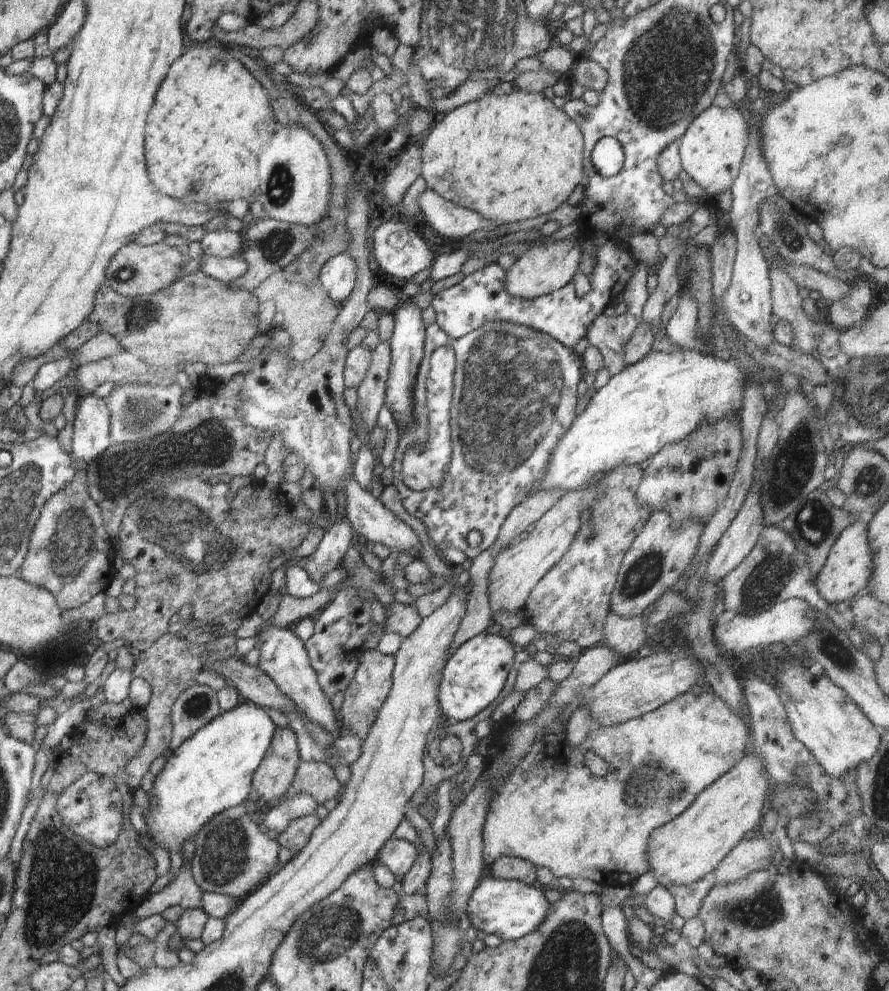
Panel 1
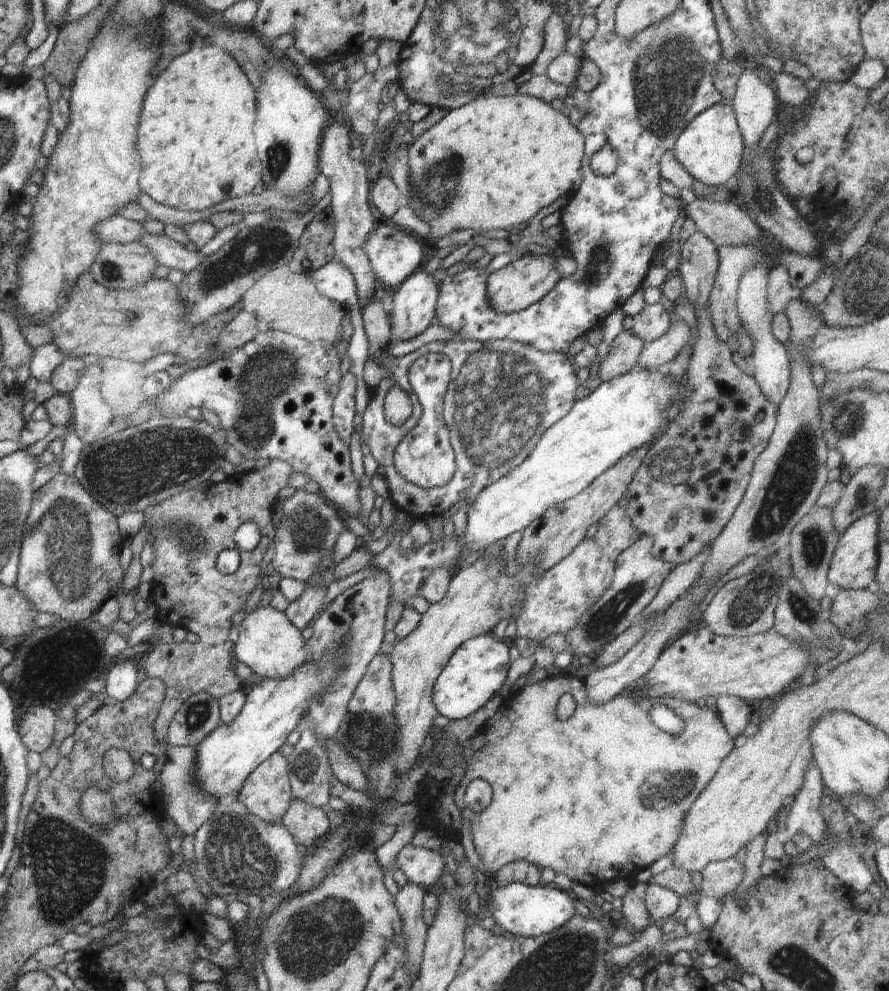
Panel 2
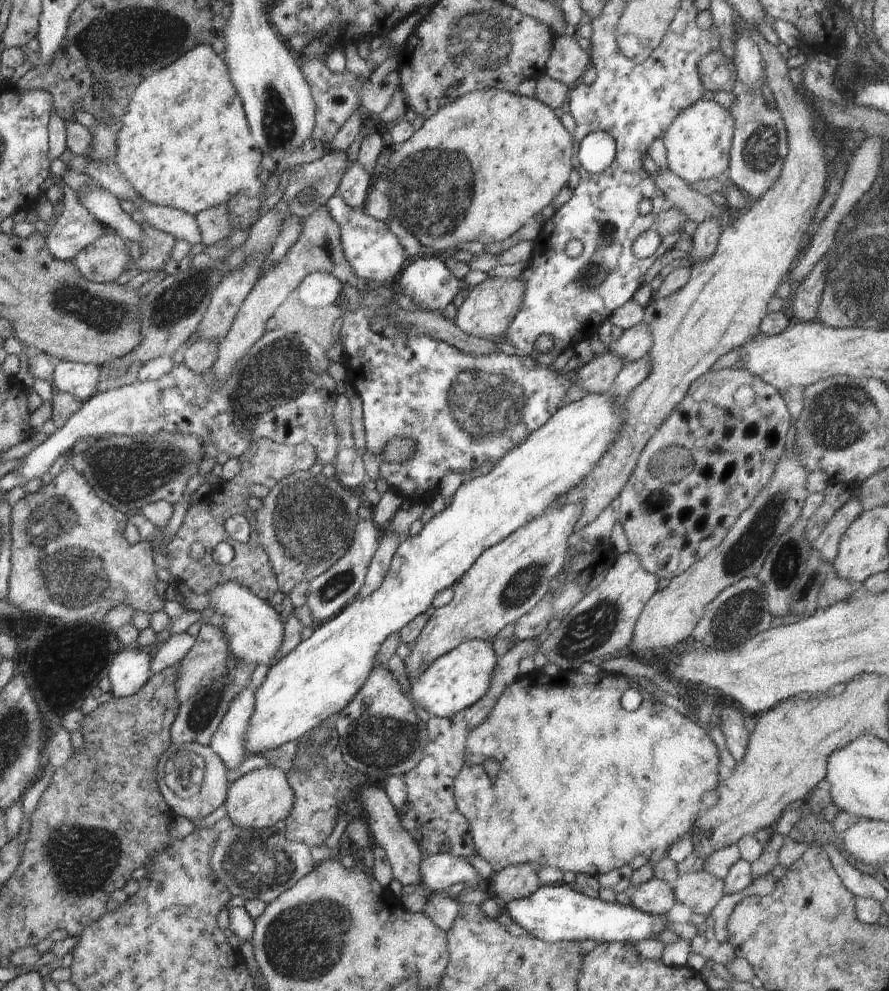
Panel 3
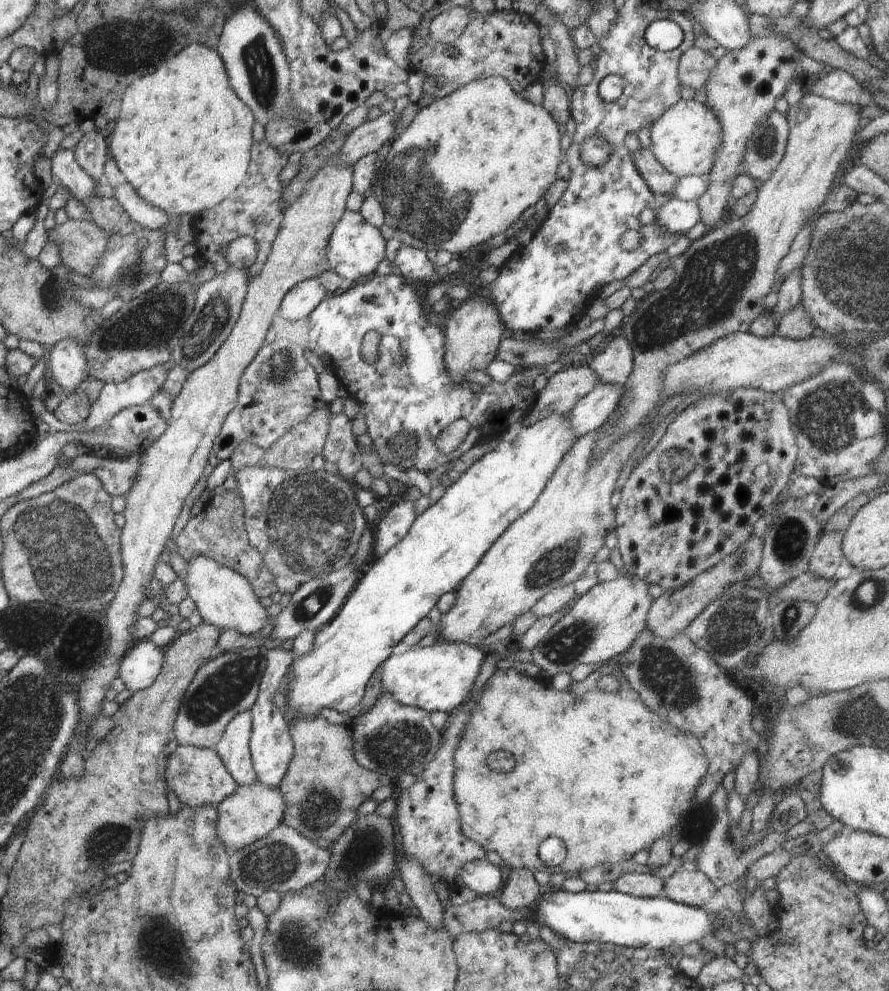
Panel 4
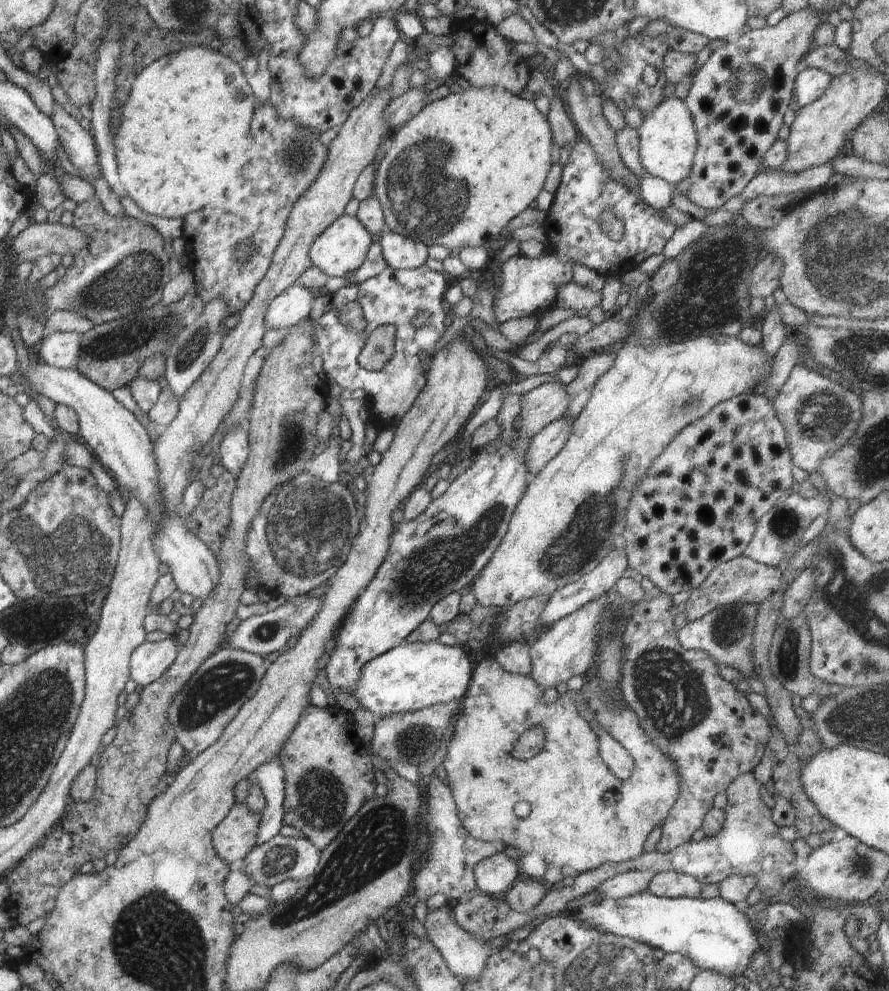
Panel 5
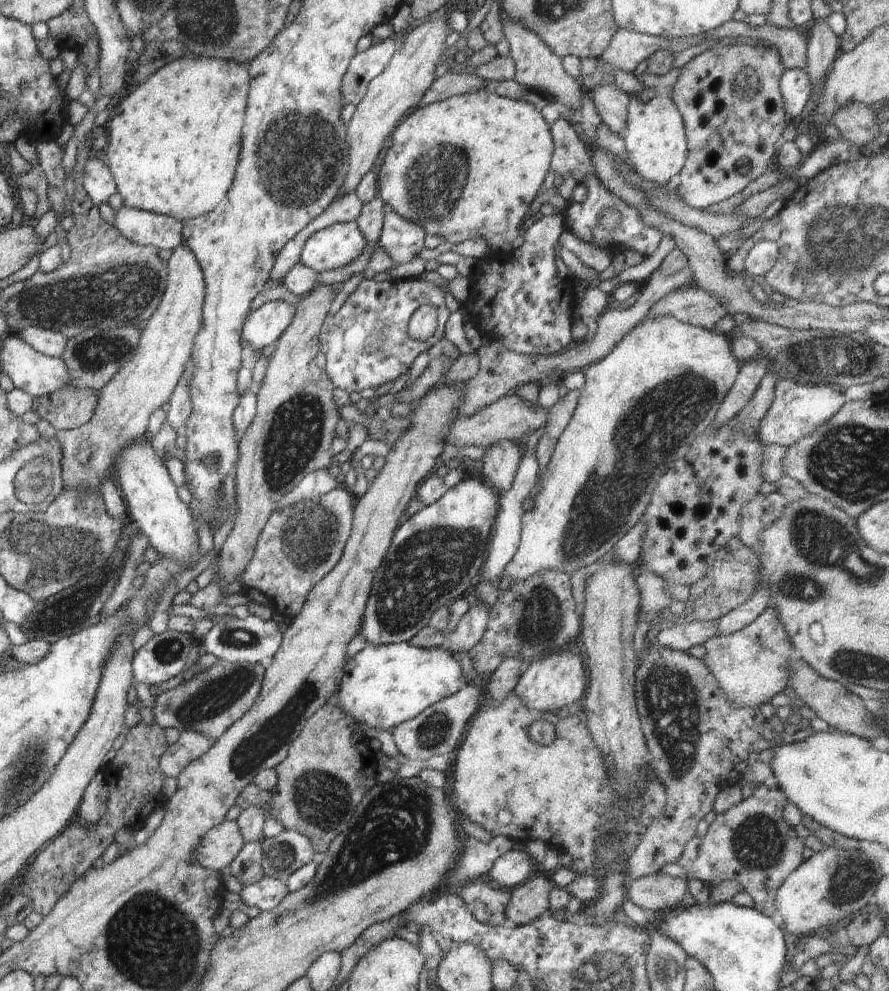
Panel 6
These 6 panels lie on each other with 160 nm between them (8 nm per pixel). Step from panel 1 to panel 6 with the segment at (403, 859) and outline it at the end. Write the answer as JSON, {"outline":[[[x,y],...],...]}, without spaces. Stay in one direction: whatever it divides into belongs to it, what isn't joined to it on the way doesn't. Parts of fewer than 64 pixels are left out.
{"outline":[[[510,849],[492,863],[488,876],[500,886],[516,887],[530,876],[533,868],[533,862],[524,850]]]}

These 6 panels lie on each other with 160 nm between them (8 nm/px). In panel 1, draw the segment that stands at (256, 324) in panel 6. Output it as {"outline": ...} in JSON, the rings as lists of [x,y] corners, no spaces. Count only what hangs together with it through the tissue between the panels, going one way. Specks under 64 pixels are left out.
{"outline":[[[341,253],[322,266],[318,283],[334,303],[342,305],[354,291],[356,280],[356,262]]]}

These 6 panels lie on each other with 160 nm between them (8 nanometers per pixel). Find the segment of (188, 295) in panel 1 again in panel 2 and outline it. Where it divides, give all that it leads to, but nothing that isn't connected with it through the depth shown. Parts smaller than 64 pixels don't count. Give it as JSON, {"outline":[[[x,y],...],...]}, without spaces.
{"outline":[[[84,272],[70,288],[66,306],[46,318],[36,316],[34,324],[48,326],[52,332],[52,344],[68,357],[117,358],[140,362],[144,366],[154,356],[170,352],[186,362],[204,361],[212,357],[218,332],[235,316],[224,311],[192,326],[188,324],[188,304],[182,302],[176,290],[176,285],[166,279],[151,279],[130,290],[106,289],[94,280],[90,272]]]}

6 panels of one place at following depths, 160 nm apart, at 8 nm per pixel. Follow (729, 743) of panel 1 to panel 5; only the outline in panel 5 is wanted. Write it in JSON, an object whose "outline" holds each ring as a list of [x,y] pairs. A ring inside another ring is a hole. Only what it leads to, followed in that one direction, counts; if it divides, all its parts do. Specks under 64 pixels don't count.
{"outline":[[[486,658],[486,660],[482,660],[482,662],[476,666],[468,690],[460,700],[463,708],[456,721],[455,732],[450,740],[448,752],[442,763],[446,770],[446,778],[448,779],[447,785],[449,786],[450,792],[453,794],[457,806],[457,815],[462,826],[464,826],[470,835],[478,840],[484,842],[500,841],[501,843],[504,843],[506,847],[510,846],[510,848],[518,848],[519,853],[517,854],[517,861],[521,860],[526,854],[530,854],[530,852],[536,850],[547,866],[553,865],[558,866],[558,868],[568,866],[568,868],[574,868],[574,870],[579,873],[597,869],[601,864],[620,864],[627,860],[638,858],[638,856],[644,852],[644,842],[646,842],[646,838],[648,838],[648,835],[654,828],[662,826],[663,822],[667,819],[669,810],[674,806],[675,800],[678,798],[681,778],[675,760],[670,755],[664,755],[658,747],[655,747],[655,744],[651,742],[650,737],[643,731],[638,715],[624,700],[620,701],[617,705],[611,705],[611,700],[605,695],[605,692],[601,687],[601,682],[596,675],[586,681],[580,690],[568,690],[563,696],[559,695],[557,700],[553,703],[547,703],[542,699],[542,696],[543,690],[528,674],[509,673],[508,671],[505,671],[495,659],[488,660],[488,658]],[[578,701],[588,704],[588,706],[594,710],[597,723],[590,723],[580,716],[576,710],[576,702]],[[534,726],[540,726],[540,728],[544,728],[546,732],[542,752],[539,751],[533,758],[526,760],[515,759],[510,754],[514,742],[516,742],[526,730],[530,730],[530,728],[534,728]],[[602,731],[610,733],[616,741],[622,744],[633,758],[634,770],[626,780],[619,779],[602,760],[601,754],[599,753],[599,733]],[[516,802],[528,802],[528,804],[530,804],[530,816],[528,816],[528,818],[516,818],[516,814],[514,814]]]}

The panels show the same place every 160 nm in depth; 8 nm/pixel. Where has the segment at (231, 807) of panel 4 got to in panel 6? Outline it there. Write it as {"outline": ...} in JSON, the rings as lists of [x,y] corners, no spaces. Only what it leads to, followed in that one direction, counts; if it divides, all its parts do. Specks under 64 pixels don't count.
{"outline":[[[226,819],[206,832],[195,853],[201,867],[221,871],[239,855],[245,845],[240,827],[236,821]]]}

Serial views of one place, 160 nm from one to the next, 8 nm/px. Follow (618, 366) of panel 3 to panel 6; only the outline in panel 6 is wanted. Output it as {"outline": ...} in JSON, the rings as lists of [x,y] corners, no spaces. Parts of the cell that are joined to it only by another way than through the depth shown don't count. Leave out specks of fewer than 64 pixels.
{"outline":[[[508,392],[493,405],[473,417],[461,418],[458,416],[445,436],[445,444],[449,443],[457,448],[470,445],[487,447],[493,442],[504,439],[509,441],[522,440],[526,444],[527,438],[532,432],[536,432],[544,425],[546,426],[548,414],[549,411],[541,405],[533,404],[531,401],[513,394],[513,392]]]}

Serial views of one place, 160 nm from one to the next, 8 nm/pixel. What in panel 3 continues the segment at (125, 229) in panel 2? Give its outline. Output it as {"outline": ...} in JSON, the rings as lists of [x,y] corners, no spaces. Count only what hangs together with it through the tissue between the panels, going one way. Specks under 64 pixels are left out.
{"outline":[[[64,186],[63,192],[64,210],[45,238],[45,242],[48,252],[57,260],[72,261],[82,248],[105,235],[105,226],[84,206],[78,204],[76,193],[70,186]]]}

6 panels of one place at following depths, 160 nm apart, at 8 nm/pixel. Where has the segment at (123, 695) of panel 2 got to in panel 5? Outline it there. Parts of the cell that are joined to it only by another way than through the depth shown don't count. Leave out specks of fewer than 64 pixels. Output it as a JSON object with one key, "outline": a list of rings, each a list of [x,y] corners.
{"outline":[[[175,635],[157,643],[146,641],[141,644],[131,654],[131,679],[143,687],[158,680],[176,660],[180,647],[181,643]]]}

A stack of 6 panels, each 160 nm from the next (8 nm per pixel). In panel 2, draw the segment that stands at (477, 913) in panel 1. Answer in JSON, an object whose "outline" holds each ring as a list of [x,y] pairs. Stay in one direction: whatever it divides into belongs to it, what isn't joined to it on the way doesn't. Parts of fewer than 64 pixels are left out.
{"outline":[[[514,883],[504,888],[494,888],[490,894],[490,913],[498,926],[502,926],[505,935],[516,937],[538,937],[550,934],[574,920],[578,916],[574,899],[568,892],[558,890],[553,885],[541,884],[536,887],[526,884]]]}

